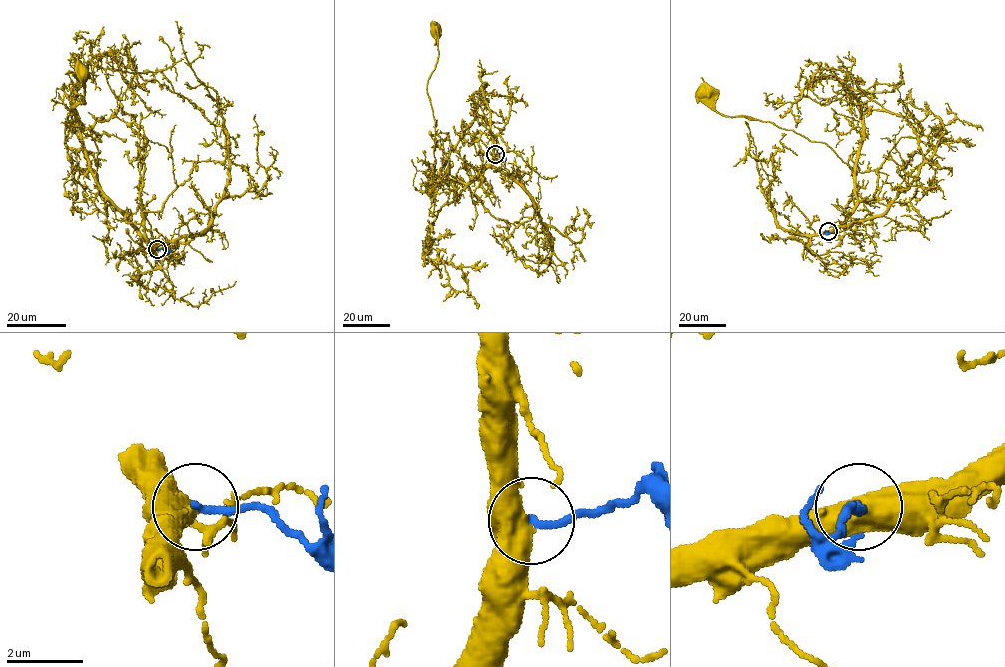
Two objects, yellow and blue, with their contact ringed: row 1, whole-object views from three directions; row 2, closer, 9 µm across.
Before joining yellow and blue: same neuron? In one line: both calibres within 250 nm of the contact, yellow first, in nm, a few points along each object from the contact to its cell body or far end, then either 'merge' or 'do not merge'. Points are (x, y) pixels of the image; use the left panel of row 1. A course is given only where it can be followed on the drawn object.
550/200 nm | yellow via (156, 248), (101, 190), (95, 176), (98, 147), (81, 129), (71, 109), (85, 102), (82, 72) | blue via (156, 248), (168, 251) | merge

